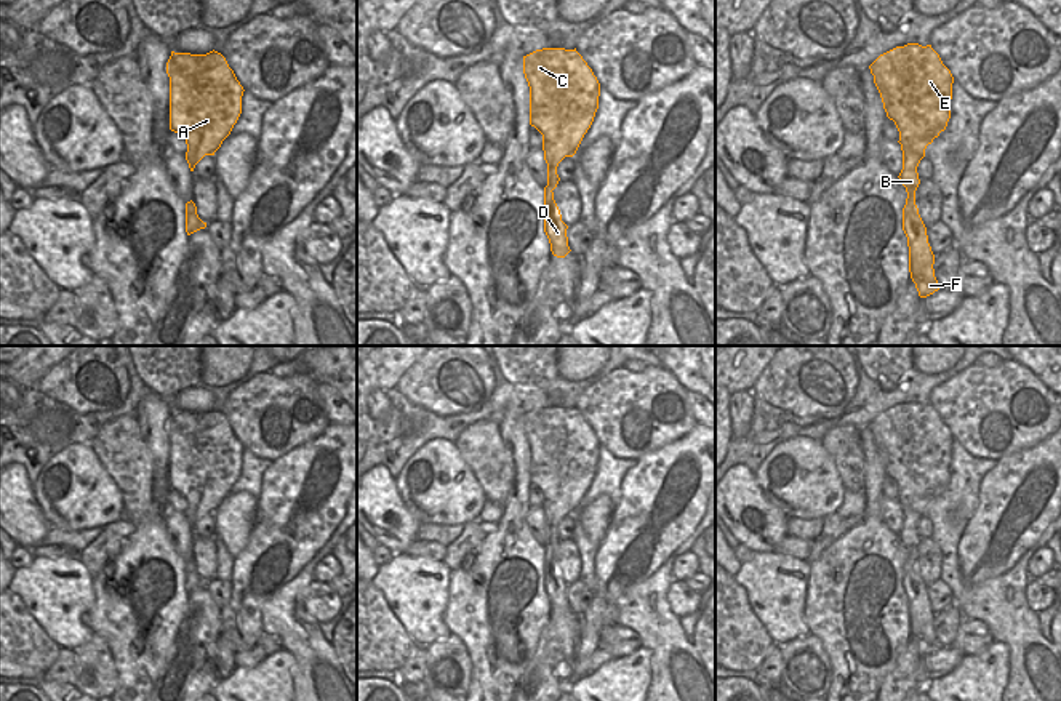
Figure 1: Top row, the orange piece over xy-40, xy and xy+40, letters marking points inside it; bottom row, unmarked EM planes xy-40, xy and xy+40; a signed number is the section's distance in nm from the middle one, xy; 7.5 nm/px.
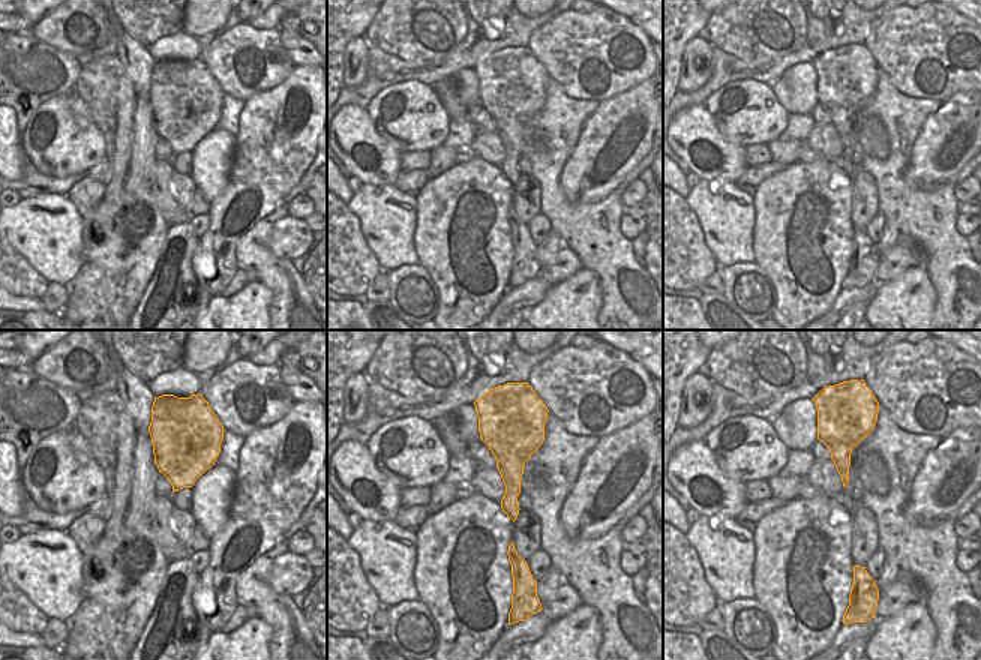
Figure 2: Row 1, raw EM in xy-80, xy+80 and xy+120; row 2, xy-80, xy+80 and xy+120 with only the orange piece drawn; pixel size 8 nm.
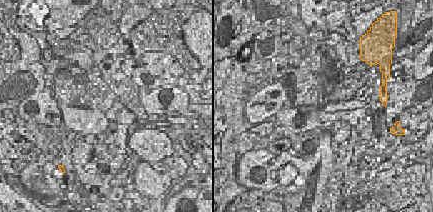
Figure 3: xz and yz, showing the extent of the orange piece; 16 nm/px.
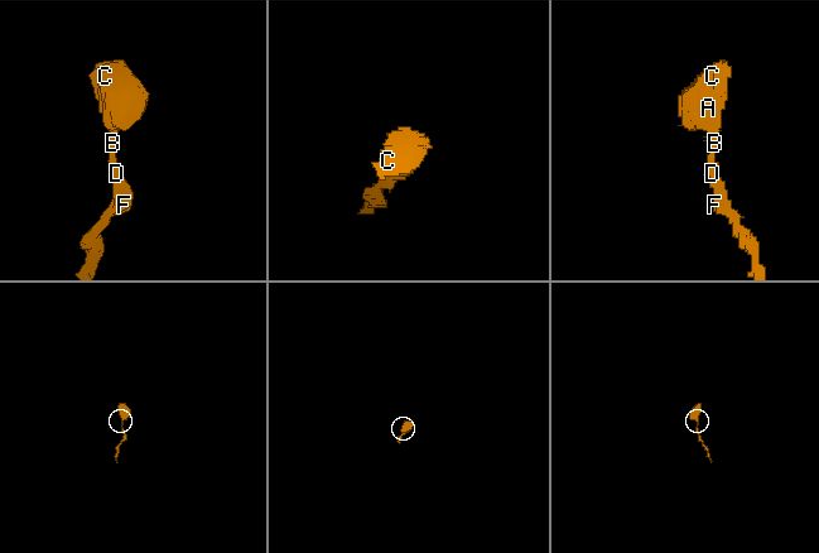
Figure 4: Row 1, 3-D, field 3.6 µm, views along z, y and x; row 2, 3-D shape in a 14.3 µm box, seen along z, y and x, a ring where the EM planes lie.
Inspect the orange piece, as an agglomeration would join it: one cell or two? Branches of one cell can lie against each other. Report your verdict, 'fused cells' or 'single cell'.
single cell

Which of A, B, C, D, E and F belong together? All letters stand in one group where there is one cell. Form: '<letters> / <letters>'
A B C D E F

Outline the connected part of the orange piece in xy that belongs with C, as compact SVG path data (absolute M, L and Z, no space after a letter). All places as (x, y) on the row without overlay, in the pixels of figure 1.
M576 407L536 408L523 415L523 432L530 445L530 483L543 493L543 509L547 522L544 591L549 597L552 613L565 616L571 608L567 595L568 584L562 579L552 551L560 539L557 525L565 515L576 512L584 493L591 487L599 467L600 442Z

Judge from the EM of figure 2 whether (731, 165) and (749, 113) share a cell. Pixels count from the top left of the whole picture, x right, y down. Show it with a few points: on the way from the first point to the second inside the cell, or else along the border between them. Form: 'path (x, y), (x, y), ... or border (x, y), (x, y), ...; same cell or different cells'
border (713, 120), (716, 128), (729, 141), (746, 147); different cells

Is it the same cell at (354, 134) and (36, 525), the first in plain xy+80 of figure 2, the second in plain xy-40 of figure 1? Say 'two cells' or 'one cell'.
one cell

